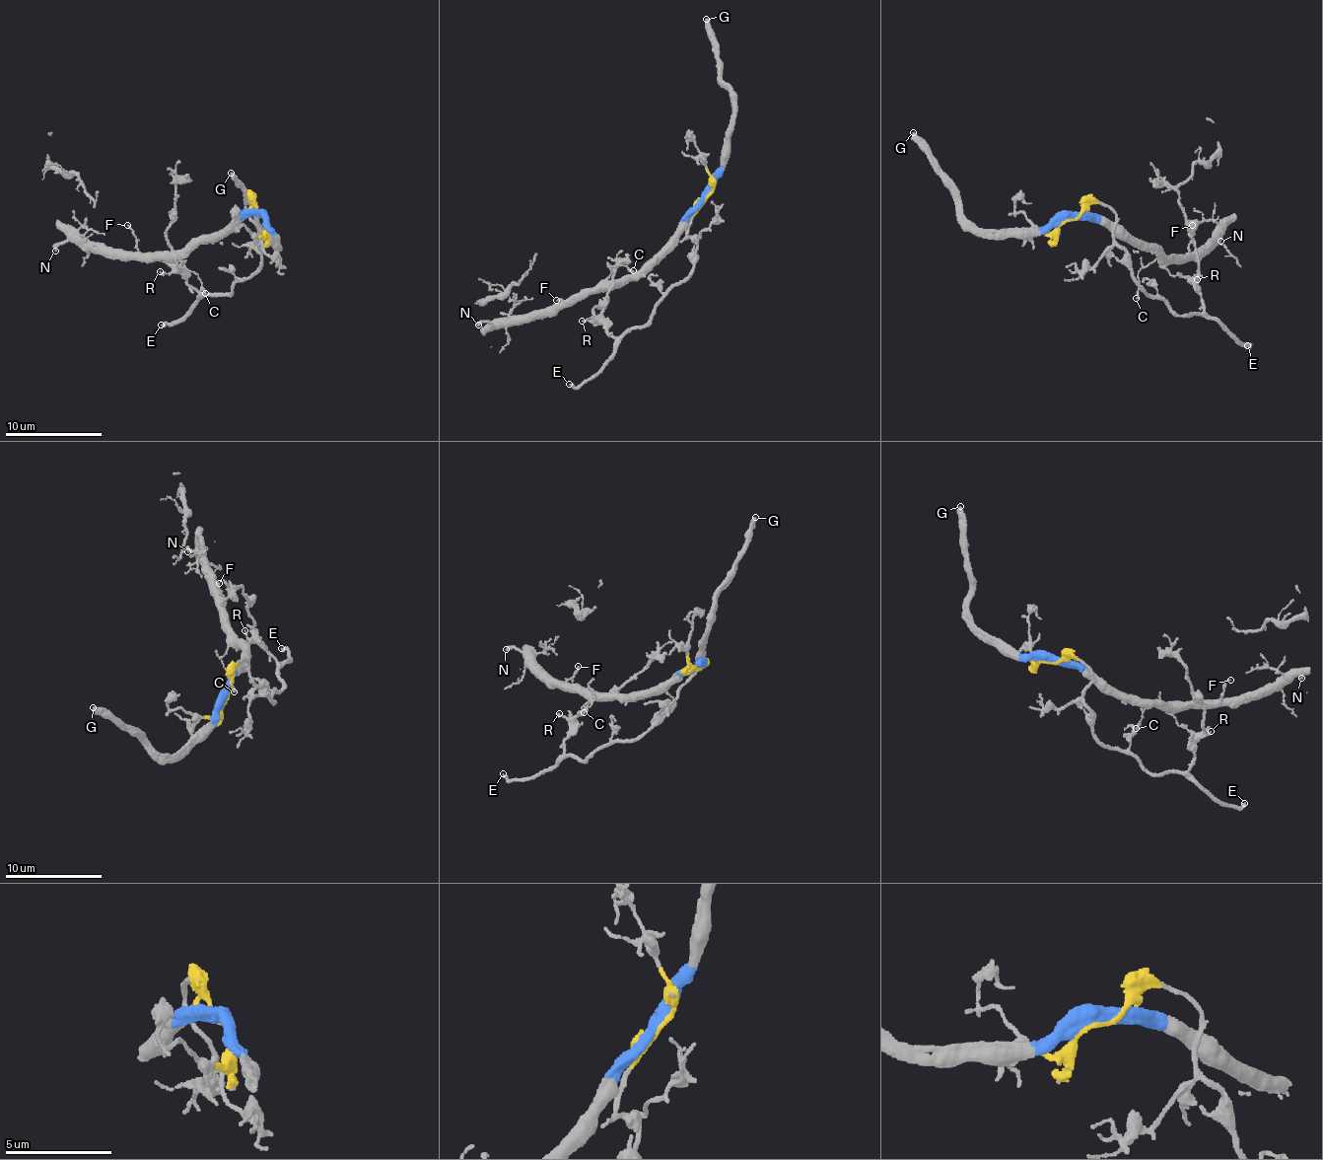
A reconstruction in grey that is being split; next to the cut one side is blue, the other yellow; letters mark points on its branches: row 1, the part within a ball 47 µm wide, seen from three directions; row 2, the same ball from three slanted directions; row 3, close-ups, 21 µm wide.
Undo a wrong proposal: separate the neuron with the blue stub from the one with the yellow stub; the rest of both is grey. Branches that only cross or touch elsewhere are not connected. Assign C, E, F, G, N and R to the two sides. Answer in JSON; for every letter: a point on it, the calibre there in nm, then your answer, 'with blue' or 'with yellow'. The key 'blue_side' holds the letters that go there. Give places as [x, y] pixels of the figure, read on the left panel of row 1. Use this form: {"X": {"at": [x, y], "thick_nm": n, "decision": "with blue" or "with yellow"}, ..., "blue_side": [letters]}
{"C": {"at": [205, 293], "thick_nm": 170, "decision": "with blue"}, "E": {"at": [161, 325], "thick_nm": 240, "decision": "with yellow"}, "F": {"at": [127, 225], "thick_nm": 110, "decision": "with blue"}, "G": {"at": [231, 173], "thick_nm": 400, "decision": "with blue"}, "N": {"at": [55, 251], "thick_nm": 240, "decision": "with blue"}, "R": {"at": [160, 271], "thick_nm": 110, "decision": "with yellow"}, "blue_side": ["C", "F", "G", "N"]}

